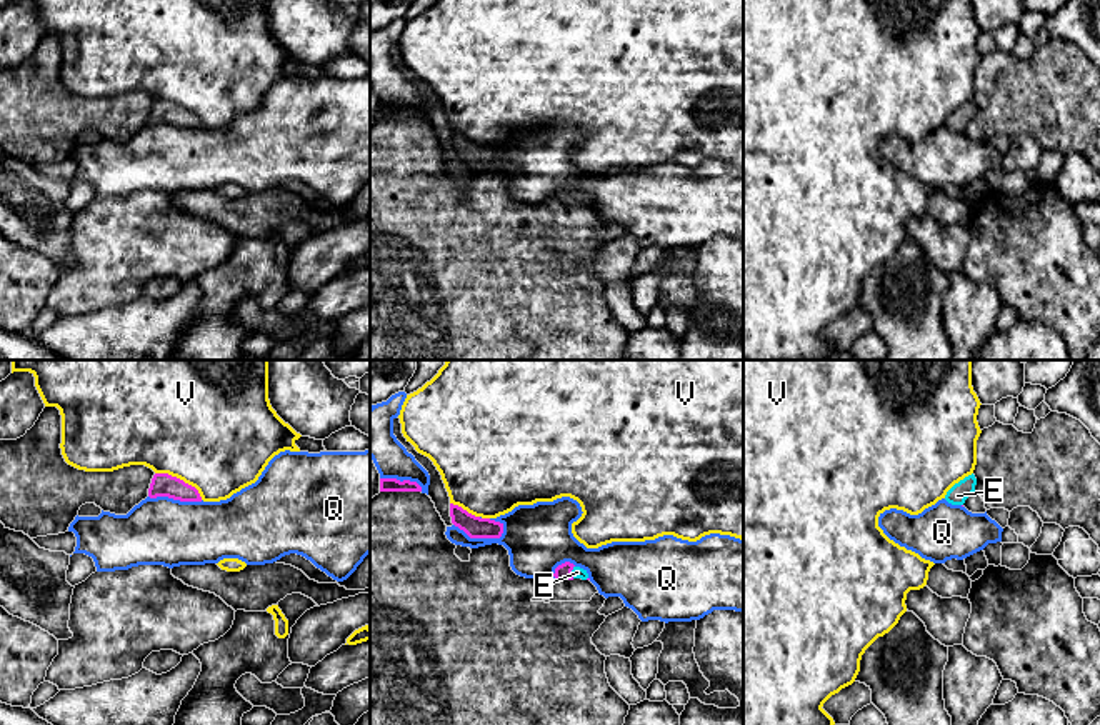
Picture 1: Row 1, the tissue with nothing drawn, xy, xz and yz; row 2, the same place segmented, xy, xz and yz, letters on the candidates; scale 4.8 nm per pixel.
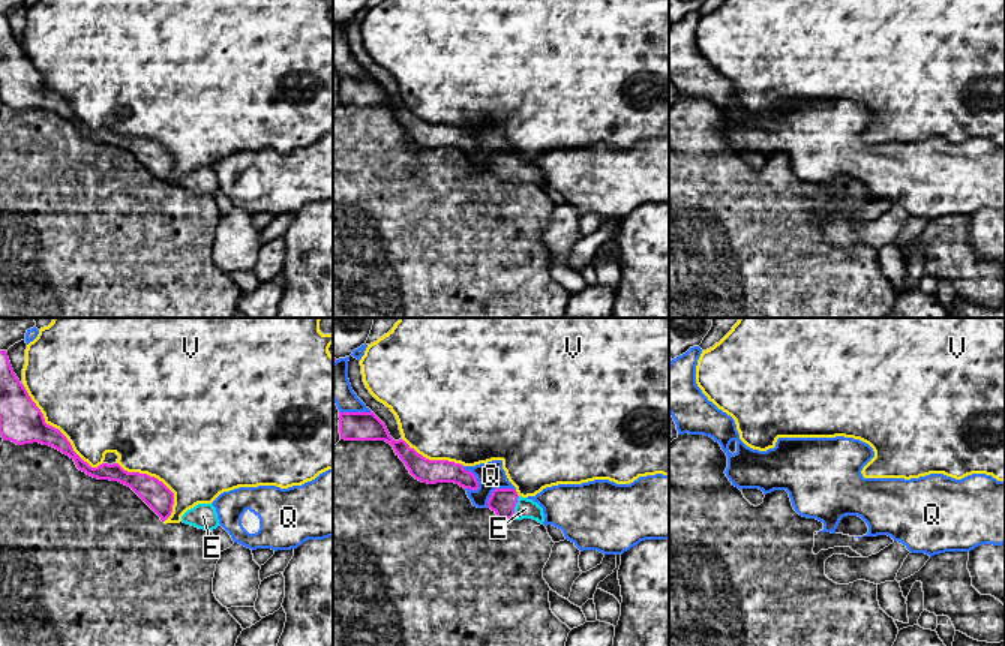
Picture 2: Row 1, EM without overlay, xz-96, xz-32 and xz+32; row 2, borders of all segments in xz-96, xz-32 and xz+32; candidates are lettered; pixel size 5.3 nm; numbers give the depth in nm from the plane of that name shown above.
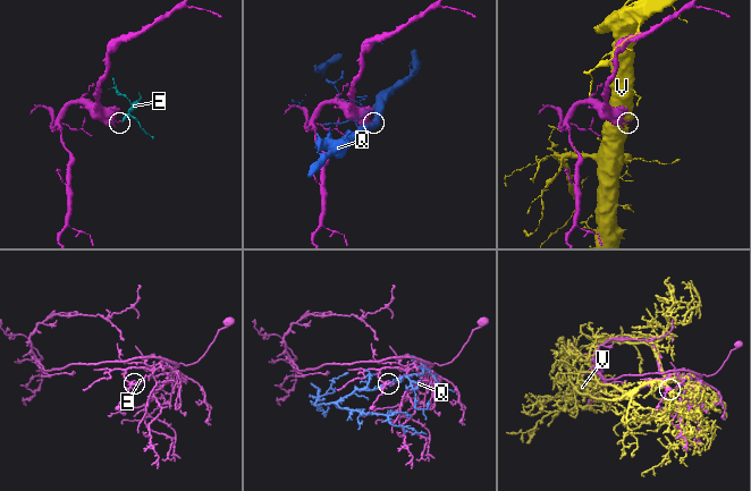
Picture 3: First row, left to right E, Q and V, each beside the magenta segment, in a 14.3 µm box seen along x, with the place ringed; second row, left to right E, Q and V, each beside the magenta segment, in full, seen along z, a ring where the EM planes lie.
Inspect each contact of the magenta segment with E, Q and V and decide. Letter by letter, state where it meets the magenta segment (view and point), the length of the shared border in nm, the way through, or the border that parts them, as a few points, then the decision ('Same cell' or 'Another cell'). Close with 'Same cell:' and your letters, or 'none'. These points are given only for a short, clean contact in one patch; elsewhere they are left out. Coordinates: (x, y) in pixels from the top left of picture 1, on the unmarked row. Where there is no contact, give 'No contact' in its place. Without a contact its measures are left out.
E: Touches magenta at xz (570, 199). Shared border 60 nm. Path across: xz (562, 199), (570, 199), (577, 199). Same cell
Q: Touches magenta at xz (479, 164). Shared border 260 nm. Another cell
V: Touches magenta at xy (179, 105). Shared border 260 nm. Another cell
Same cell: E

